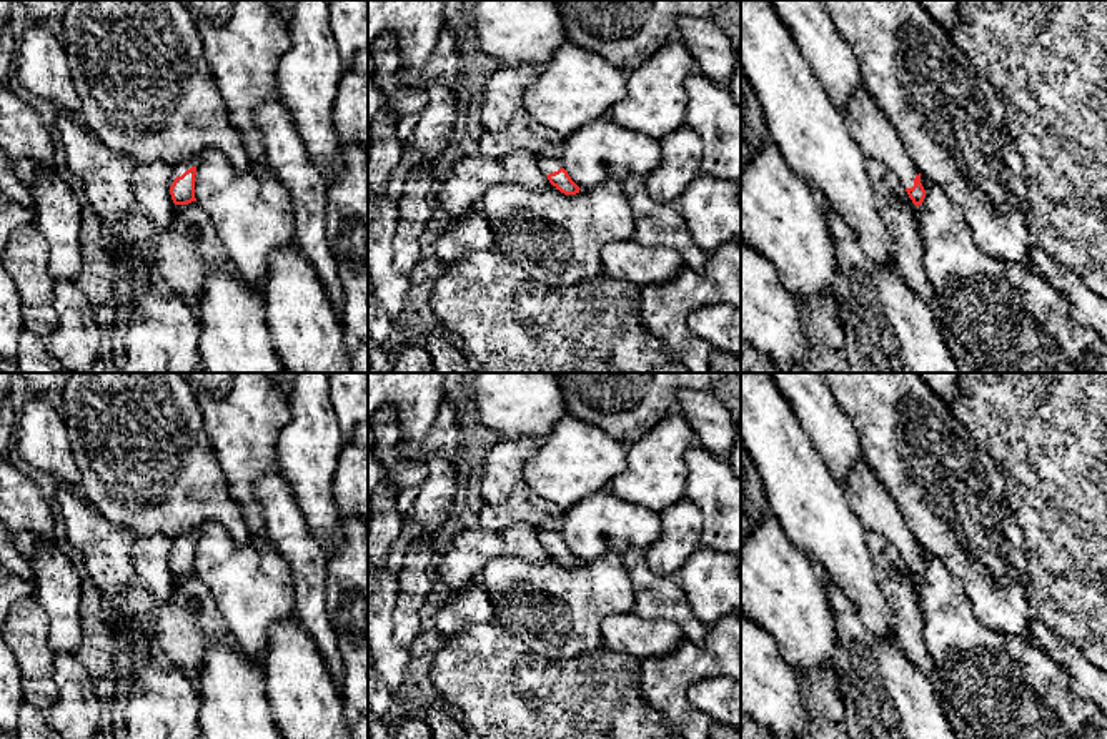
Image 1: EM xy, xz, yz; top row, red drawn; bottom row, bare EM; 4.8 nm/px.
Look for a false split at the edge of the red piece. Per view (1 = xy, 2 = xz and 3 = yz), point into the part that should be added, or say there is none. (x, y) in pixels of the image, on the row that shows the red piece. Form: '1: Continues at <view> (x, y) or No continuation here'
1: Continues at xy (183, 165)
2: Continues at xz (548, 165)
3: Continues at yz (876, 137)

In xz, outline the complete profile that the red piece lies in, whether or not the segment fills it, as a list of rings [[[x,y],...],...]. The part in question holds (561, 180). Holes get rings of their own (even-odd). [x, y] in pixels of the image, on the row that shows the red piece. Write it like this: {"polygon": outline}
{"polygon": [[[538,156],[539,170],[548,176],[549,183],[564,195],[579,193],[579,186],[571,180],[568,171],[563,168],[559,158]]]}

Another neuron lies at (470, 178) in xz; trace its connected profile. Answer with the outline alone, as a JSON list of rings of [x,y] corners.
[[[516,150],[509,156],[463,156],[444,181],[436,183],[439,206],[453,218],[464,218],[478,210],[479,200],[494,185],[516,183],[529,190],[543,190],[548,176],[538,166],[538,156]]]

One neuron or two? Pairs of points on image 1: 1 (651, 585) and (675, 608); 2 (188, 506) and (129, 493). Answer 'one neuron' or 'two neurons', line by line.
1: one neuron
2: one neuron

